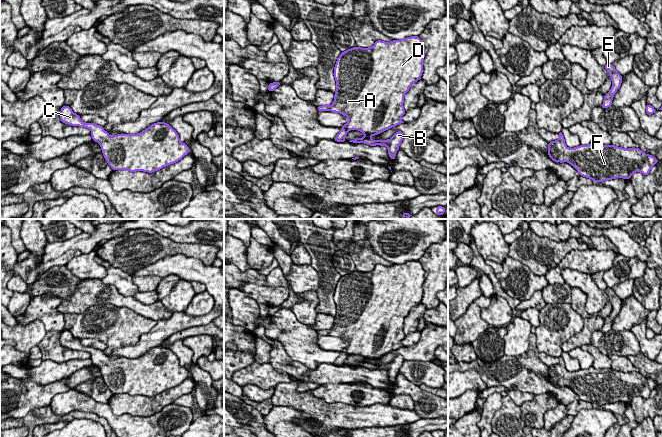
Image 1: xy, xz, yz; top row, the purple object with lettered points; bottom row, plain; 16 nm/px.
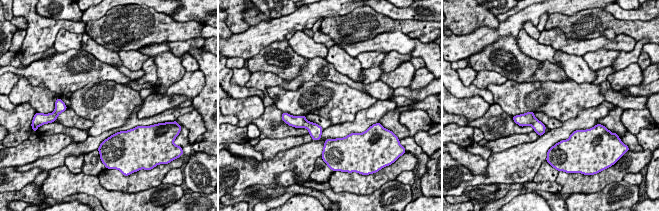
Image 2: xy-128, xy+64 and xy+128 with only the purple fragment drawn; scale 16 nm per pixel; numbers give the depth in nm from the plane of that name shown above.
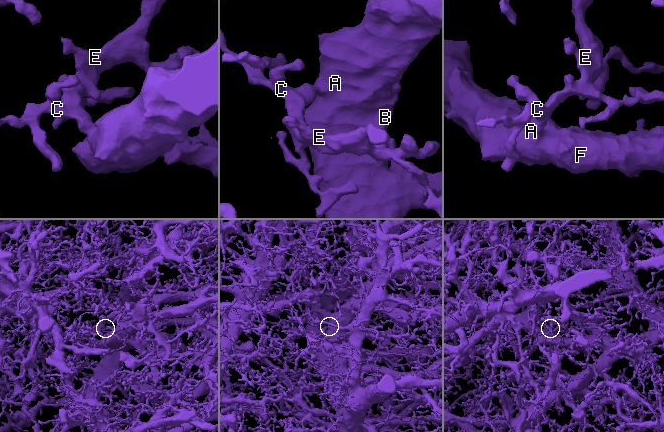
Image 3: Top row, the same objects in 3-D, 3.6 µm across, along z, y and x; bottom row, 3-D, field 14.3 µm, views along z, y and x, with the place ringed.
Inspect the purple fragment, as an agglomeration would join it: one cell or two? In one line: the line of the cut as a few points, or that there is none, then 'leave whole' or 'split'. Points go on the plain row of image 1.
no cut; leave whole

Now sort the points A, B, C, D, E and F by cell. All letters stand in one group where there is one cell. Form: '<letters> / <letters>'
A B C D E F

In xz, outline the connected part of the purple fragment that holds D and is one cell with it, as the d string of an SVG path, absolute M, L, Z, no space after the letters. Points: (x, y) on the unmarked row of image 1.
M419 260L391 266L377 264L372 271L361 272L355 270L341 276L334 292L334 302L336 304L334 326L331 330L317 331L318 335L341 337L348 342L348 346L342 350L334 365L345 366L348 355L359 354L365 360L349 366L360 366L370 370L386 370L389 381L395 384L396 376L399 374L399 369L404 361L401 355L397 355L388 364L372 364L370 361L404 347L401 344L401 341L405 338L404 319L413 307L421 303L424 281L425 270Z

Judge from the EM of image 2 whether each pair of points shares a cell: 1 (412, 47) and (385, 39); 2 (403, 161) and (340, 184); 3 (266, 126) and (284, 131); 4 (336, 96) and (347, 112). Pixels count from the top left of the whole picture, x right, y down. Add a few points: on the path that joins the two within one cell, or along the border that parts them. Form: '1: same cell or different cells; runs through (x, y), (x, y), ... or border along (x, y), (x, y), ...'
1: same cell; runs through (405, 45), (398, 41), (392, 41)
2: same cell; runs through (387, 173), (370, 183), (356, 183)
3: same cell; runs through (270, 129), (272, 131), (280, 131)
4: same cell; runs through (336, 100), (343, 108)

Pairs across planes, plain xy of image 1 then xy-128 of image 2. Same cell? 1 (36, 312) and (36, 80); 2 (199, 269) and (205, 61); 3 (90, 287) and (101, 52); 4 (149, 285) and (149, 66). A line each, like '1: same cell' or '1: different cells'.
1: different cells
2: same cell
3: different cells
4: different cells

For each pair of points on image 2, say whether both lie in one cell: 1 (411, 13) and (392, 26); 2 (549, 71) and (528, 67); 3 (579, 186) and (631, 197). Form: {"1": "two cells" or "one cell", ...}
{"1": "two cells", "2": "two cells", "3": "two cells"}

